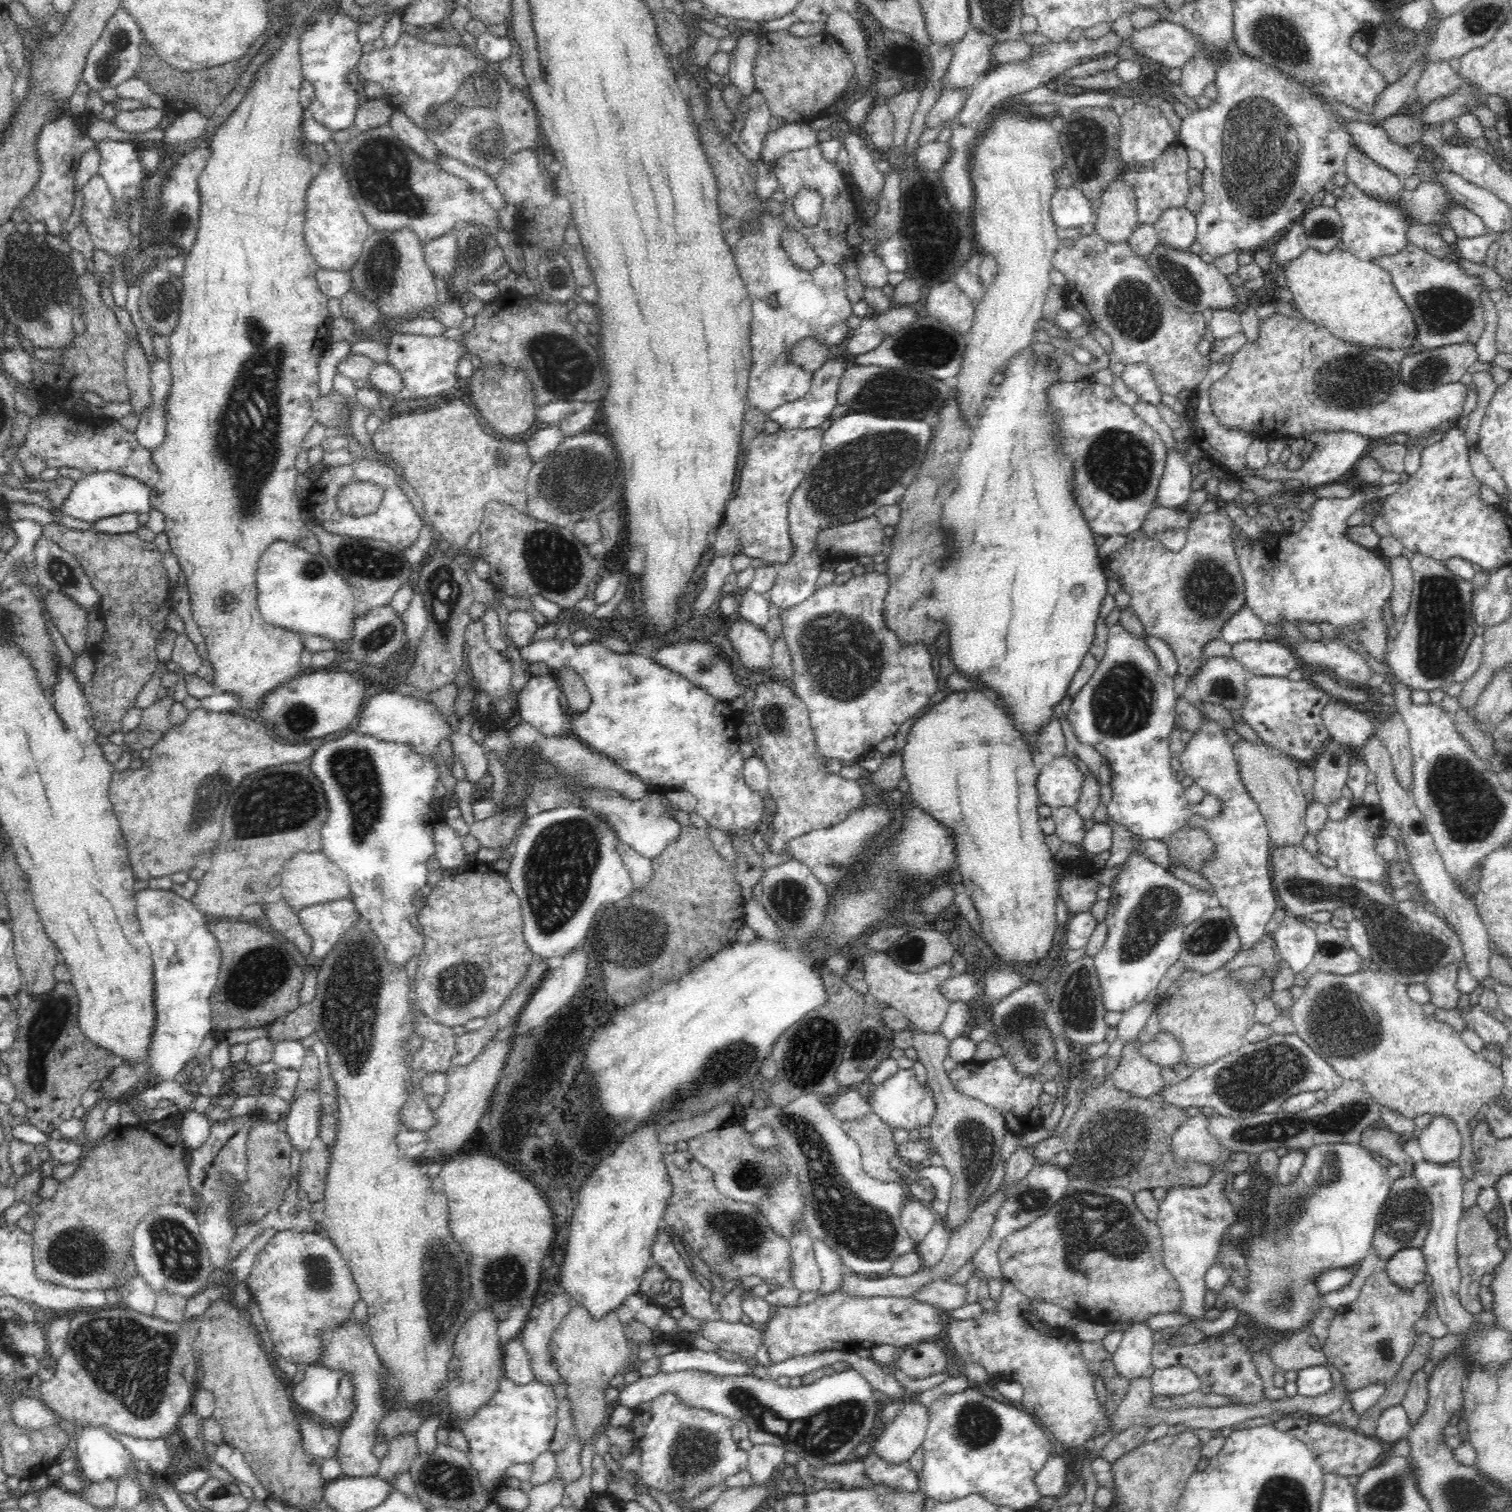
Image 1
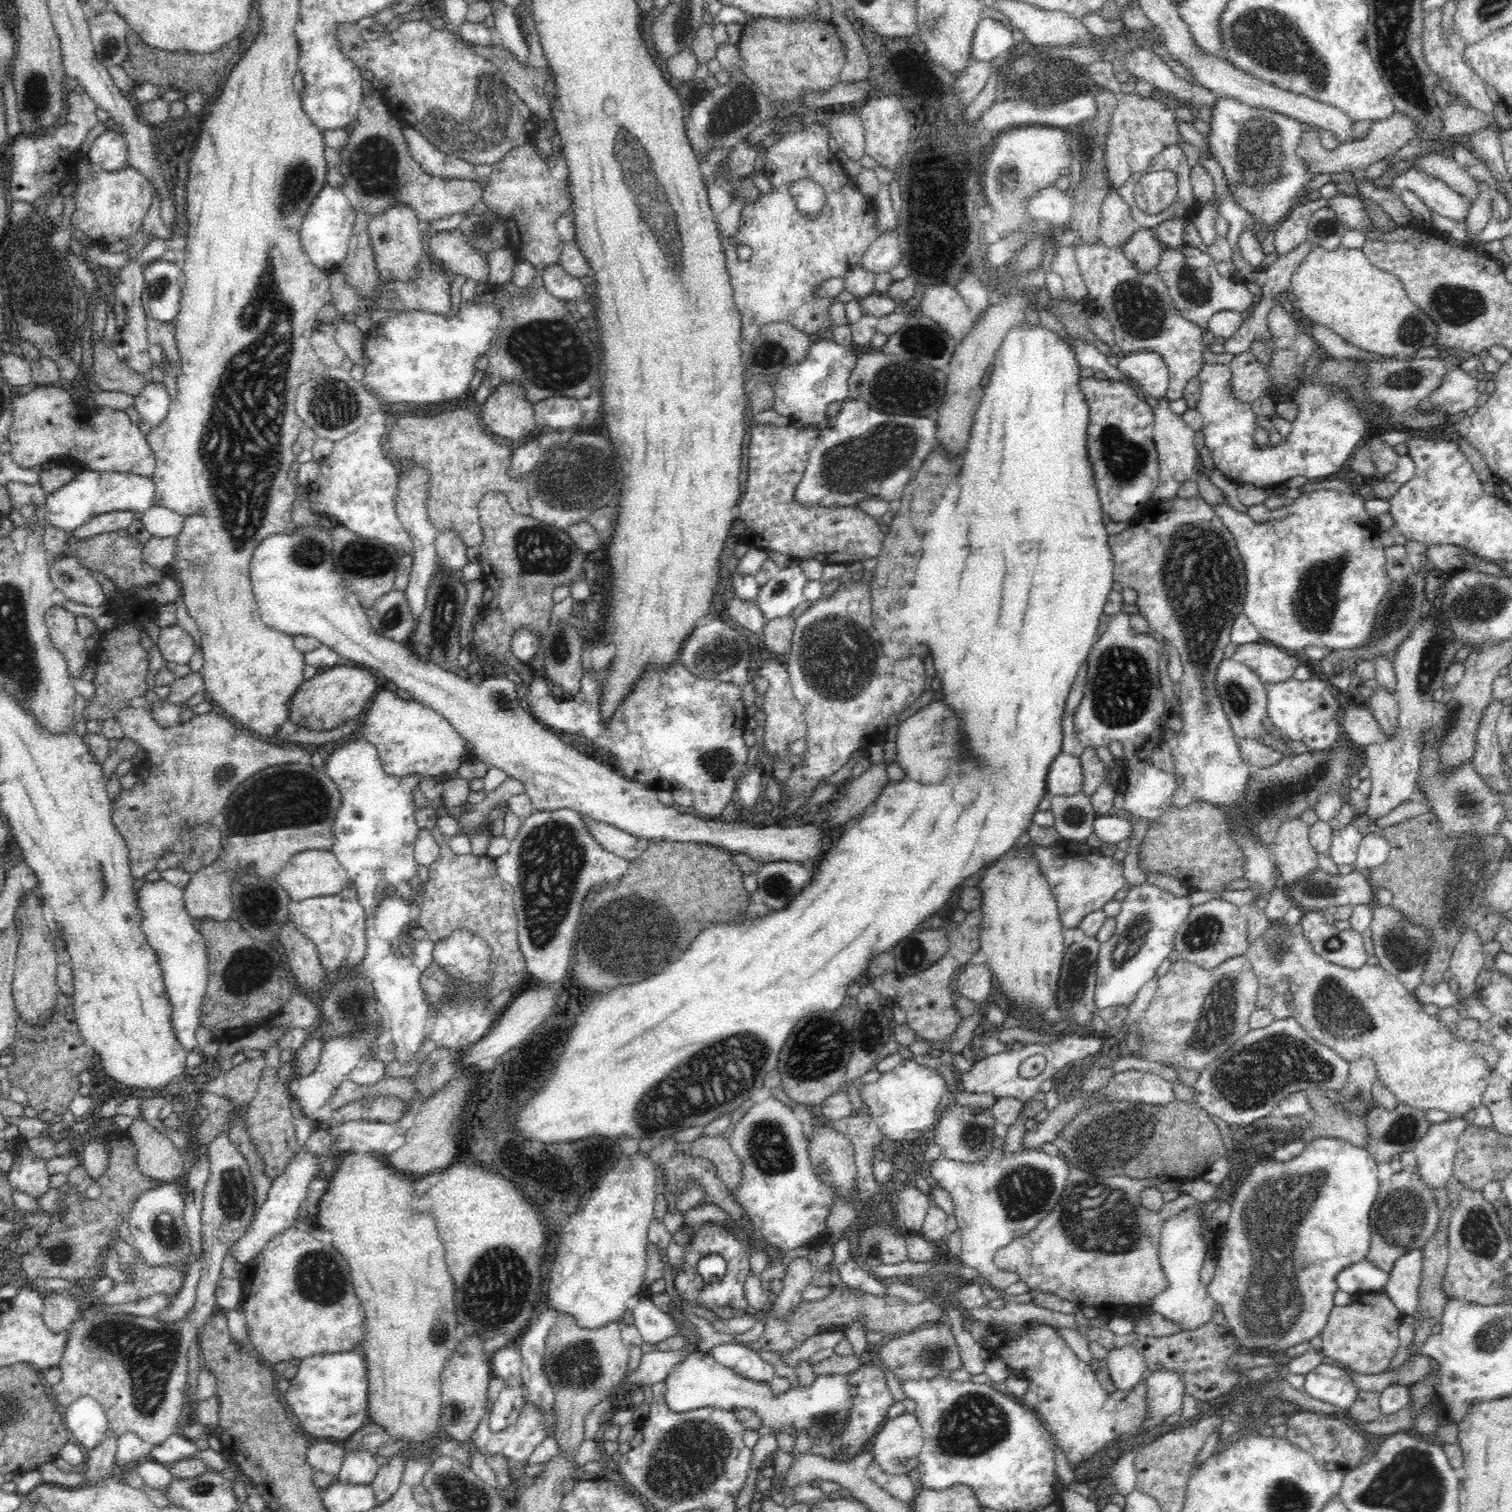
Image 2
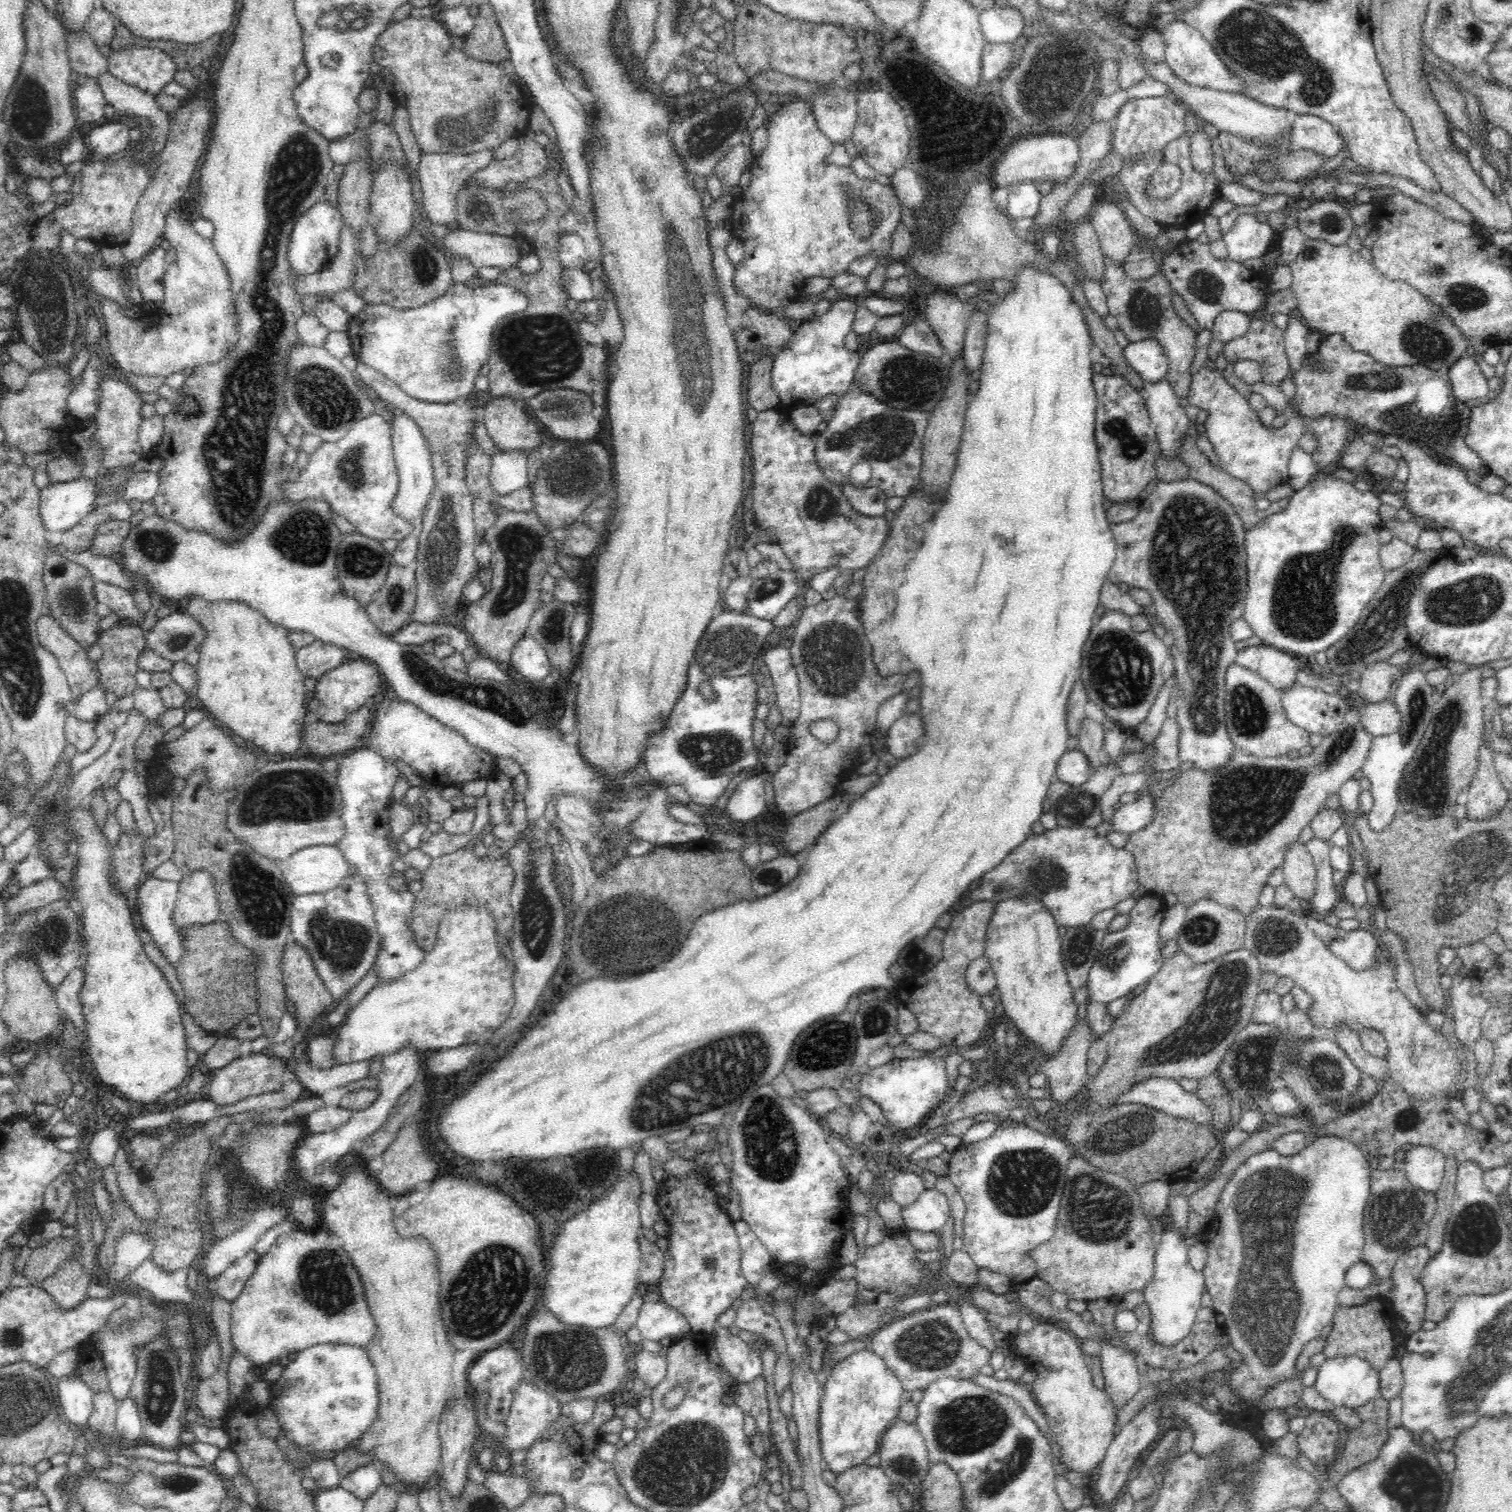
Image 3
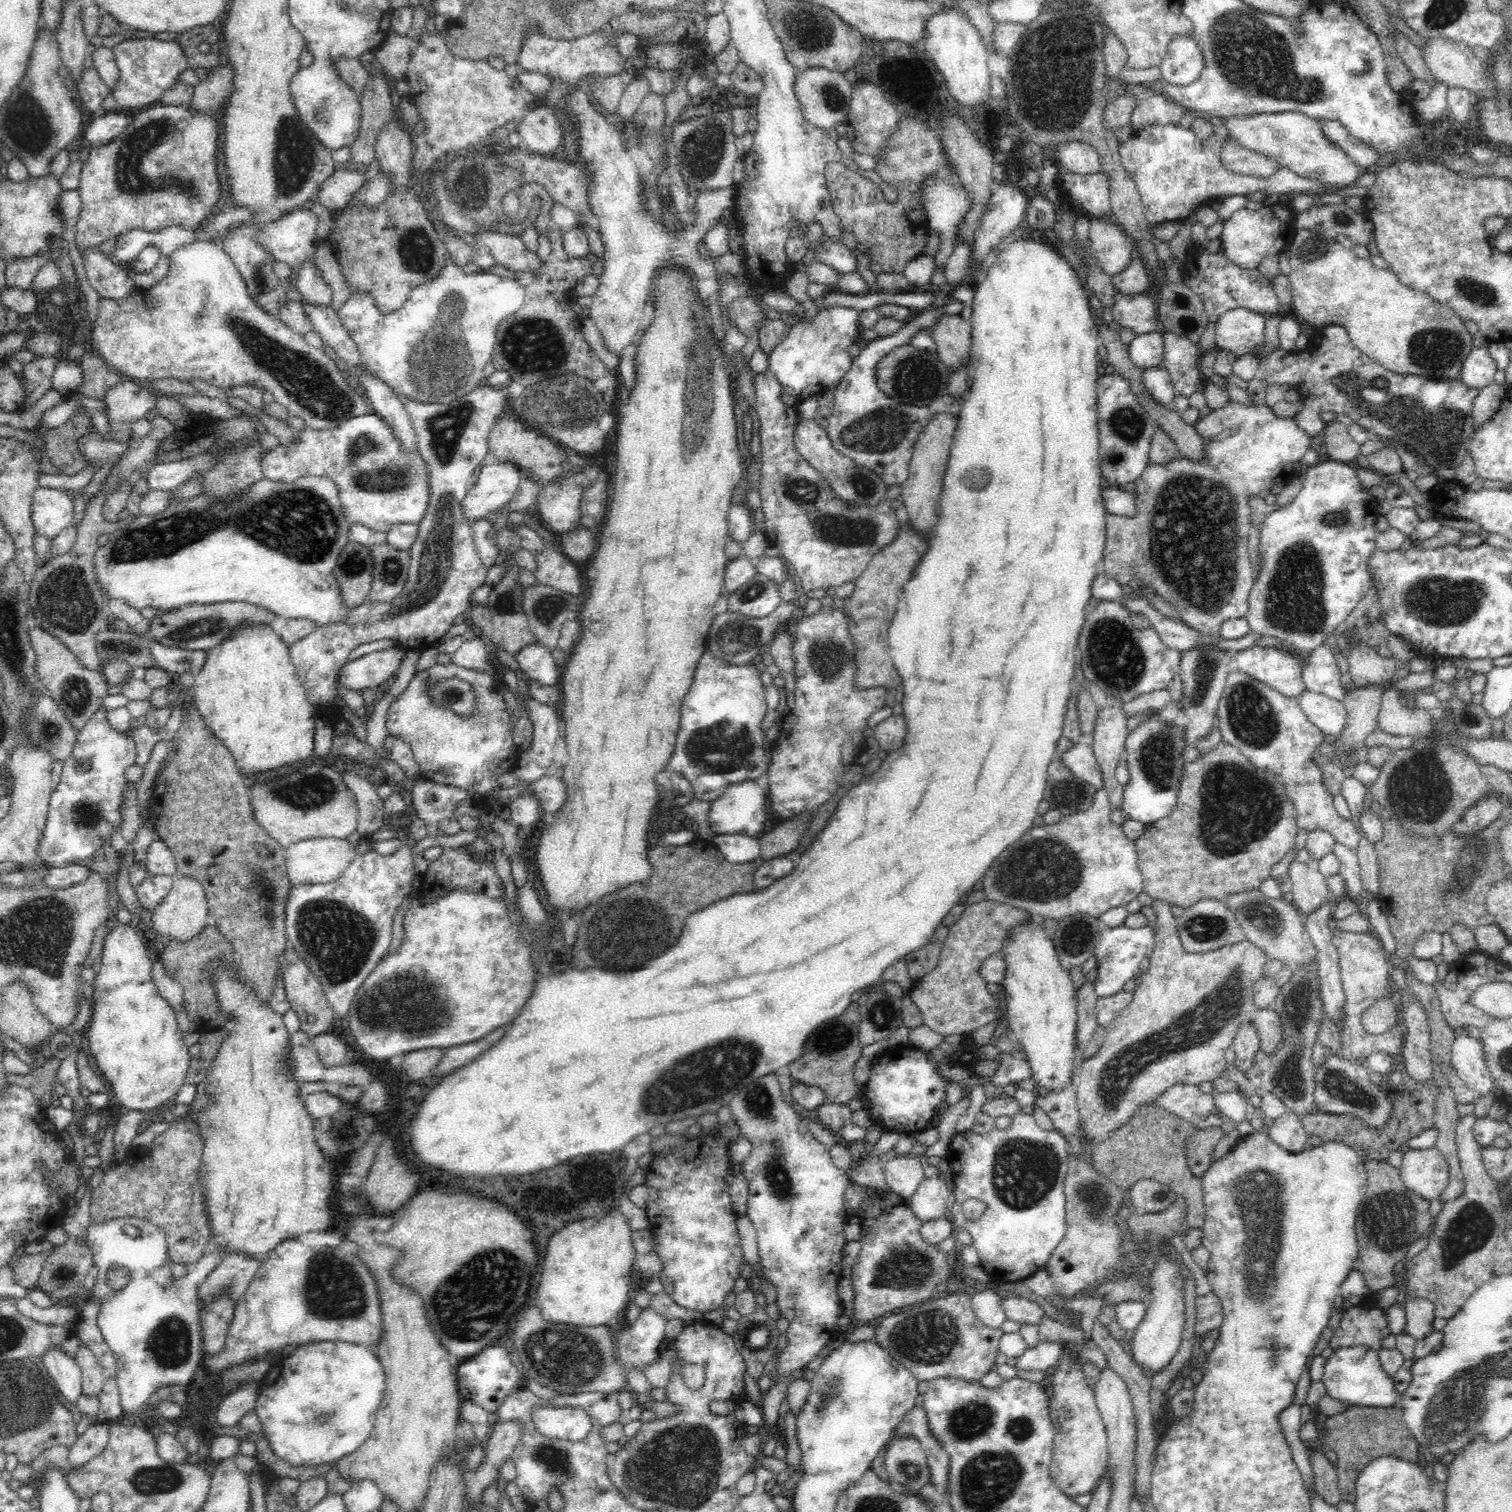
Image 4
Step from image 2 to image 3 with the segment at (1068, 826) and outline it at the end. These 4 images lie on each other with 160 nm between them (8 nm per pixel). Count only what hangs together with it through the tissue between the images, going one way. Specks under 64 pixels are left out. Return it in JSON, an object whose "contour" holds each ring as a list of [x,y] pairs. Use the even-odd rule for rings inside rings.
{"contour":[[[1110,763],[1108,765],[1101,765],[1090,778],[1080,784],[1080,786],[1070,786],[1065,782],[1053,780],[1048,788],[1047,801],[1051,804],[1050,810],[1055,814],[1057,826],[1075,826],[1084,824],[1085,826],[1093,826],[1096,828],[1101,822],[1104,821],[1102,817],[1102,807],[1099,805],[1099,799],[1116,776],[1120,774],[1116,764]]]}

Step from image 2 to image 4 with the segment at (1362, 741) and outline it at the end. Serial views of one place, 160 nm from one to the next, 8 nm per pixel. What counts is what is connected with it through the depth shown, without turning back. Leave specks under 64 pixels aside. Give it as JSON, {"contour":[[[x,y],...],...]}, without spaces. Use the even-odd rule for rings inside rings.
{"contour":[[[1390,686],[1382,693],[1377,728],[1392,736],[1431,737],[1435,735],[1434,715],[1428,709],[1410,710],[1398,690]]]}

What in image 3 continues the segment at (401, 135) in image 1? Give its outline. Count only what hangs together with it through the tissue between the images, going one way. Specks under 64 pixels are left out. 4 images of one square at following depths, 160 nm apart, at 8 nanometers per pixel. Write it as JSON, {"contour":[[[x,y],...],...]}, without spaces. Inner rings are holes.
{"contour":[[[496,148],[478,150],[472,154],[421,153],[418,166],[419,180],[423,192],[422,213],[427,223],[448,224],[457,221],[457,194],[466,178],[486,168],[493,160]]]}

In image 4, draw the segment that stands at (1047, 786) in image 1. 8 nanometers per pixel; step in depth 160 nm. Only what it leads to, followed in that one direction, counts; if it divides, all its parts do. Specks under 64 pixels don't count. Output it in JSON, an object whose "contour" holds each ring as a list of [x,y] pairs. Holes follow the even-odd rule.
{"contour":[[[1076,743],[1060,757],[1076,779],[1090,783],[1096,790],[1103,787],[1102,773],[1092,746]]]}

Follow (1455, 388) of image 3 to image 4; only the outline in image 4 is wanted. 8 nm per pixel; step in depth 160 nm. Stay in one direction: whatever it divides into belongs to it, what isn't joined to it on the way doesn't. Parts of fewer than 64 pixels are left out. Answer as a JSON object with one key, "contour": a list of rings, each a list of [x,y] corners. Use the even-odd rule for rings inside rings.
{"contour":[[[1489,342],[1487,344],[1487,347],[1474,347],[1470,351],[1470,354],[1466,357],[1466,360],[1462,363],[1459,381],[1463,382],[1468,388],[1477,388],[1478,390],[1480,390],[1481,388],[1488,386],[1492,381],[1494,381],[1494,373],[1497,370],[1496,361],[1494,361],[1494,359],[1490,357],[1490,353],[1488,353],[1488,346]]]}

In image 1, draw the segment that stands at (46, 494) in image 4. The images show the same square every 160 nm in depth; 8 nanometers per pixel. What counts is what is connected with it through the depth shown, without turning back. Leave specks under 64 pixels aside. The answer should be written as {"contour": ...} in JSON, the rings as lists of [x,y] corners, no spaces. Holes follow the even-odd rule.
{"contour":[[[96,472],[83,476],[75,482],[70,495],[59,509],[64,516],[94,523],[100,519],[130,512],[138,515],[150,513],[150,510],[153,510],[151,496],[152,490],[136,478],[123,476],[116,472]]]}

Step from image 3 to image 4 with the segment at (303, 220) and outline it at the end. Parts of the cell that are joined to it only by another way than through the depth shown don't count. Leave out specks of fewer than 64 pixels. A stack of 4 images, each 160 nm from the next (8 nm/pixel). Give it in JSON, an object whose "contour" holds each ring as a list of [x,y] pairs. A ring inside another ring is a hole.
{"contour":[[[298,208],[294,209],[284,216],[280,216],[274,222],[264,222],[259,229],[256,239],[260,243],[260,247],[264,247],[270,252],[275,260],[285,262],[294,270],[300,268],[304,264],[304,260],[310,260],[316,256],[318,245],[323,241],[317,241],[318,236],[318,216],[311,209]]]}

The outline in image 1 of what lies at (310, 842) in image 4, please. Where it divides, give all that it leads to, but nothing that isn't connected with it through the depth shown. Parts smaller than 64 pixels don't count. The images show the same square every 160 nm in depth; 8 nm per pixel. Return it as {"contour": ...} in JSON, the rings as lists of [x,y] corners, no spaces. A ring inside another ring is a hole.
{"contour":[[[302,851],[293,854],[284,866],[280,888],[283,898],[296,911],[313,906],[314,903],[334,902],[335,899],[352,897],[347,874],[322,851]]]}

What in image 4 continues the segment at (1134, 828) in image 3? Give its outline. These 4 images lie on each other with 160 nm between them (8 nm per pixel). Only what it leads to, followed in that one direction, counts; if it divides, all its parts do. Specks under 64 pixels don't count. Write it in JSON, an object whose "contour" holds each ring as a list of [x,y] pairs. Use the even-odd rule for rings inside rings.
{"contour":[[[1156,715],[1152,720],[1142,721],[1142,724],[1128,734],[1125,740],[1125,754],[1130,774],[1129,781],[1124,786],[1121,811],[1130,820],[1138,820],[1149,825],[1170,814],[1177,801],[1180,788],[1181,773],[1184,770],[1182,750],[1184,750],[1184,732],[1176,726],[1166,726]]]}

